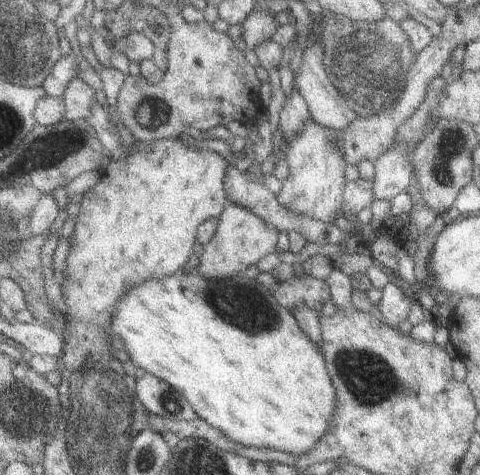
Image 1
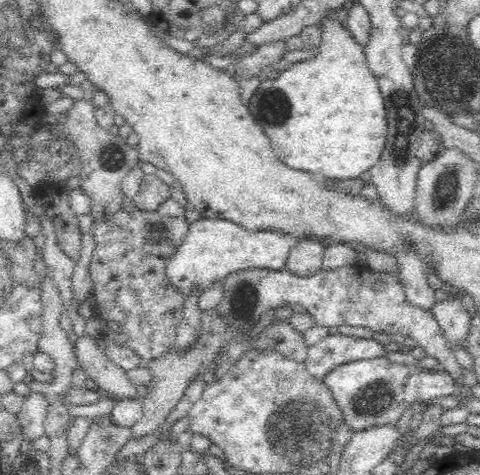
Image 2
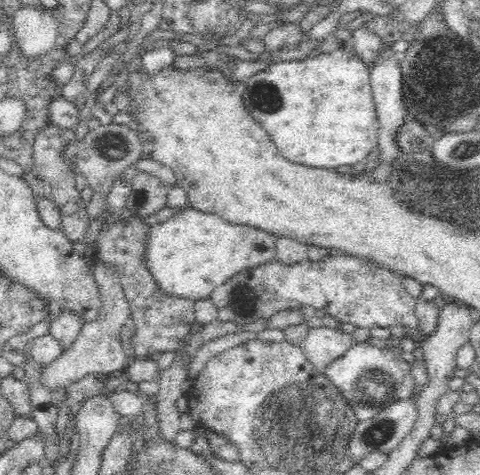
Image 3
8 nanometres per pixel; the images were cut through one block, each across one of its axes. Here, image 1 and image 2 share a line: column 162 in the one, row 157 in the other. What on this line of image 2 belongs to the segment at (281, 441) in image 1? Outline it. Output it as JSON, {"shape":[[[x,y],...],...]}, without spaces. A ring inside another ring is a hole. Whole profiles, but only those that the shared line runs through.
{"shape":[[[324,18],[320,24],[322,30],[322,48],[320,54],[312,60],[304,60],[286,68],[276,80],[260,82],[258,90],[250,98],[248,106],[258,124],[270,136],[278,158],[296,170],[312,172],[328,182],[332,180],[350,180],[362,176],[364,170],[370,170],[386,144],[386,112],[384,100],[378,90],[376,76],[368,68],[364,50],[352,40],[352,34],[344,30],[342,24]]]}

